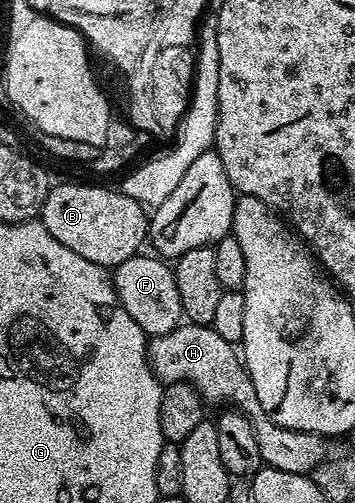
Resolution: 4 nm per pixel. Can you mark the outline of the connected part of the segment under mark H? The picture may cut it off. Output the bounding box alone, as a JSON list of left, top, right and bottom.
[148,322,329,476]

